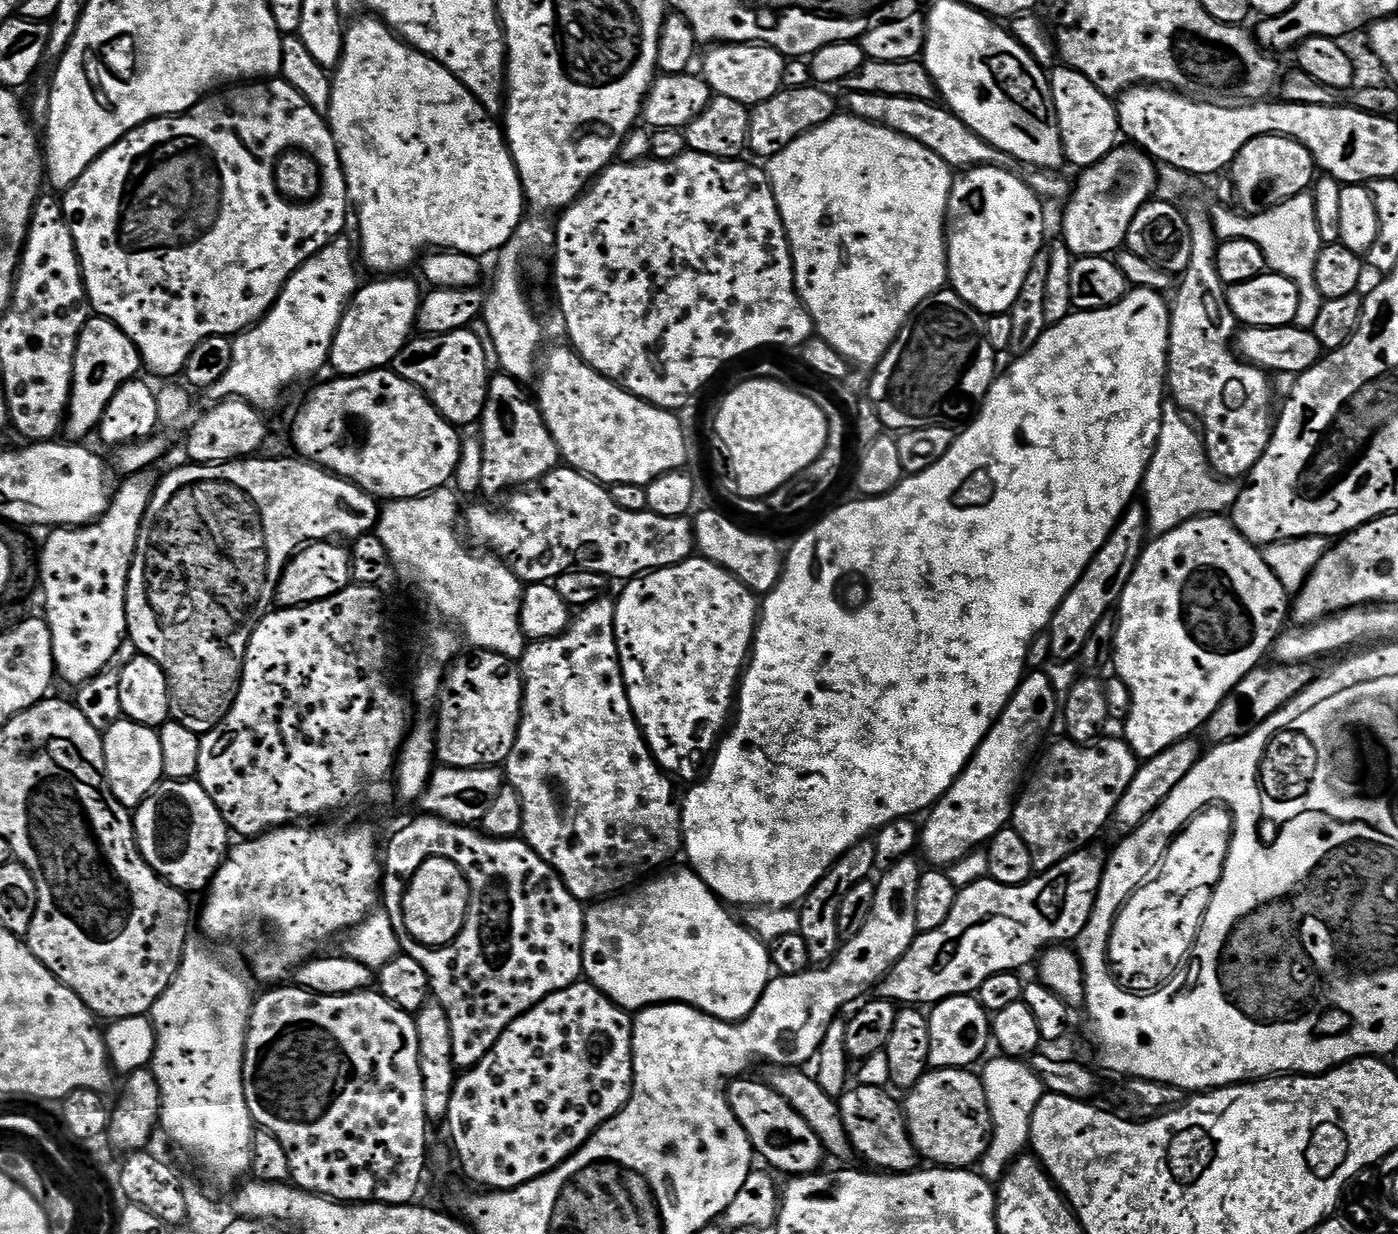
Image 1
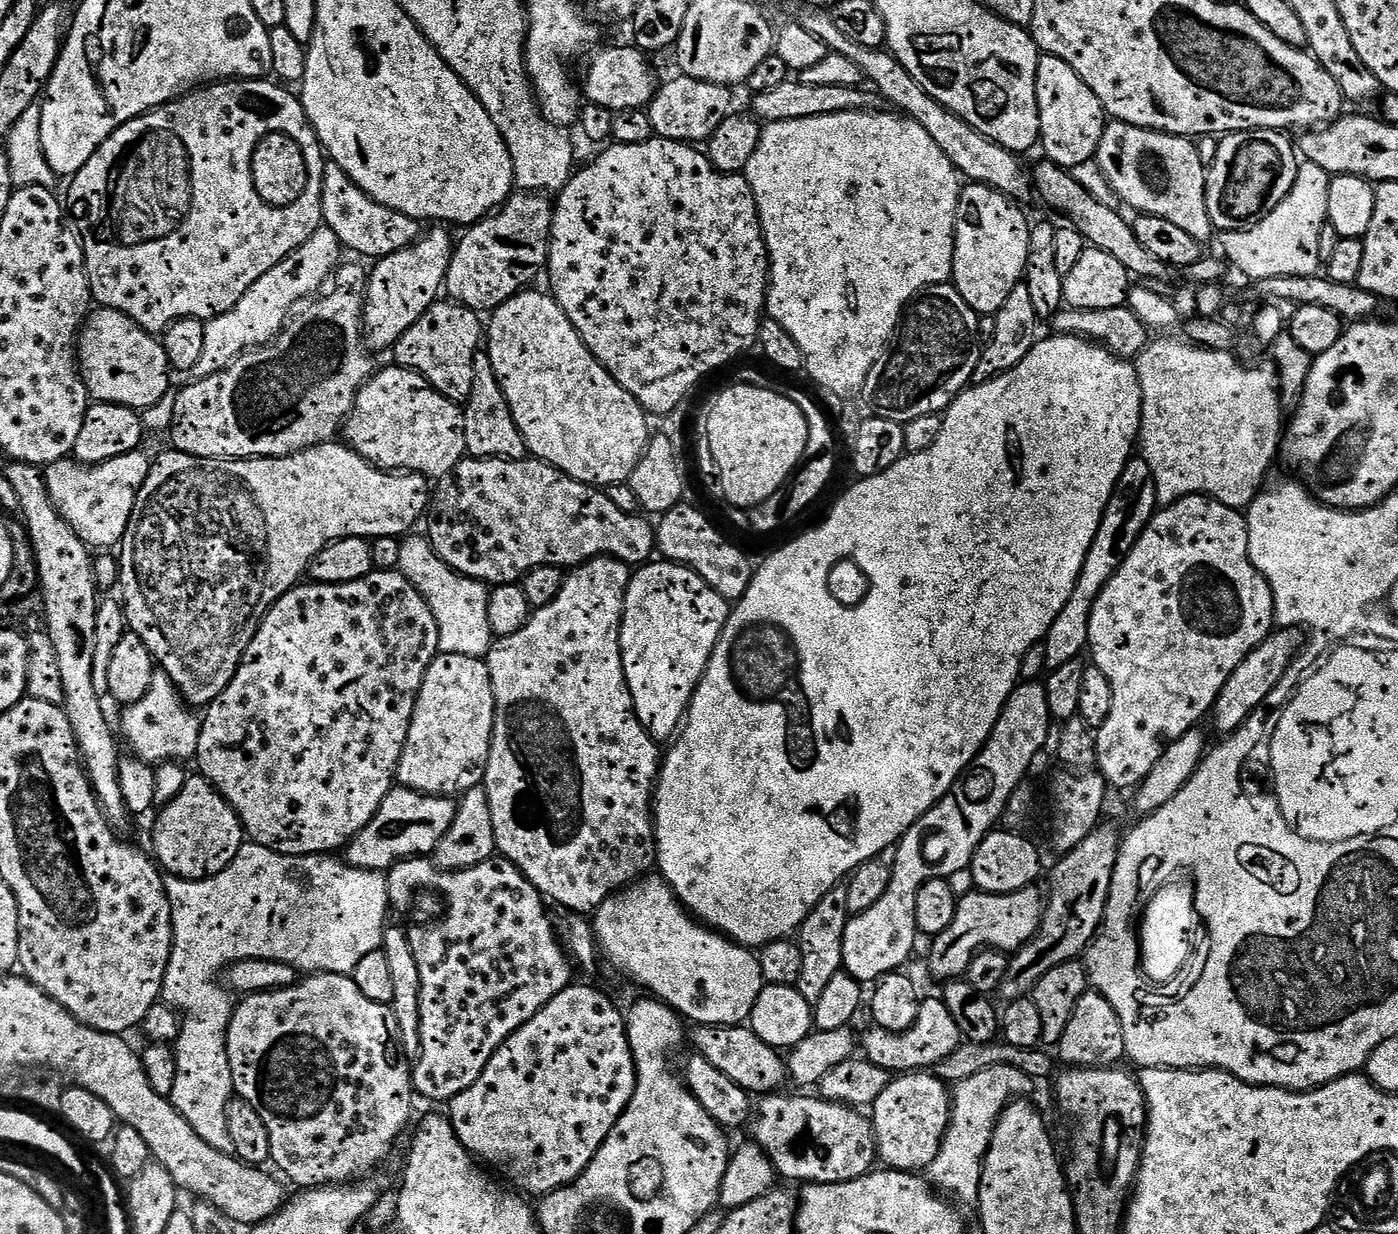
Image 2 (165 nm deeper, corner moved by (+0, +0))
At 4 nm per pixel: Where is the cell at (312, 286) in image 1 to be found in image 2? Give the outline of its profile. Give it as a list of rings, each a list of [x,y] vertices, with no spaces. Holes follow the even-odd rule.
[[[322,226],[307,242],[298,246],[298,250],[278,262],[274,270],[266,270],[266,274],[262,274],[262,278],[258,278],[258,282],[254,282],[246,294],[242,294],[242,298],[229,312],[205,323],[206,347],[202,350],[198,366],[194,366],[190,373],[191,379],[209,380],[215,372],[228,368],[245,352],[272,343],[283,332],[293,309],[301,302],[315,297],[329,283],[330,277],[342,263],[340,252],[342,245],[338,242],[338,234]]]

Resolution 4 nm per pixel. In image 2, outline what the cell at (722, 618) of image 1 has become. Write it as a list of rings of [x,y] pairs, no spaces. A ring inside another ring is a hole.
[[[649,562],[632,572],[628,593],[624,599],[624,617],[620,627],[620,653],[624,677],[636,707],[636,716],[642,726],[660,742],[663,736],[680,724],[680,712],[685,702],[690,702],[696,693],[698,682],[704,676],[706,666],[714,654],[714,646],[720,640],[728,621],[729,601],[718,594],[697,572],[682,564]]]

